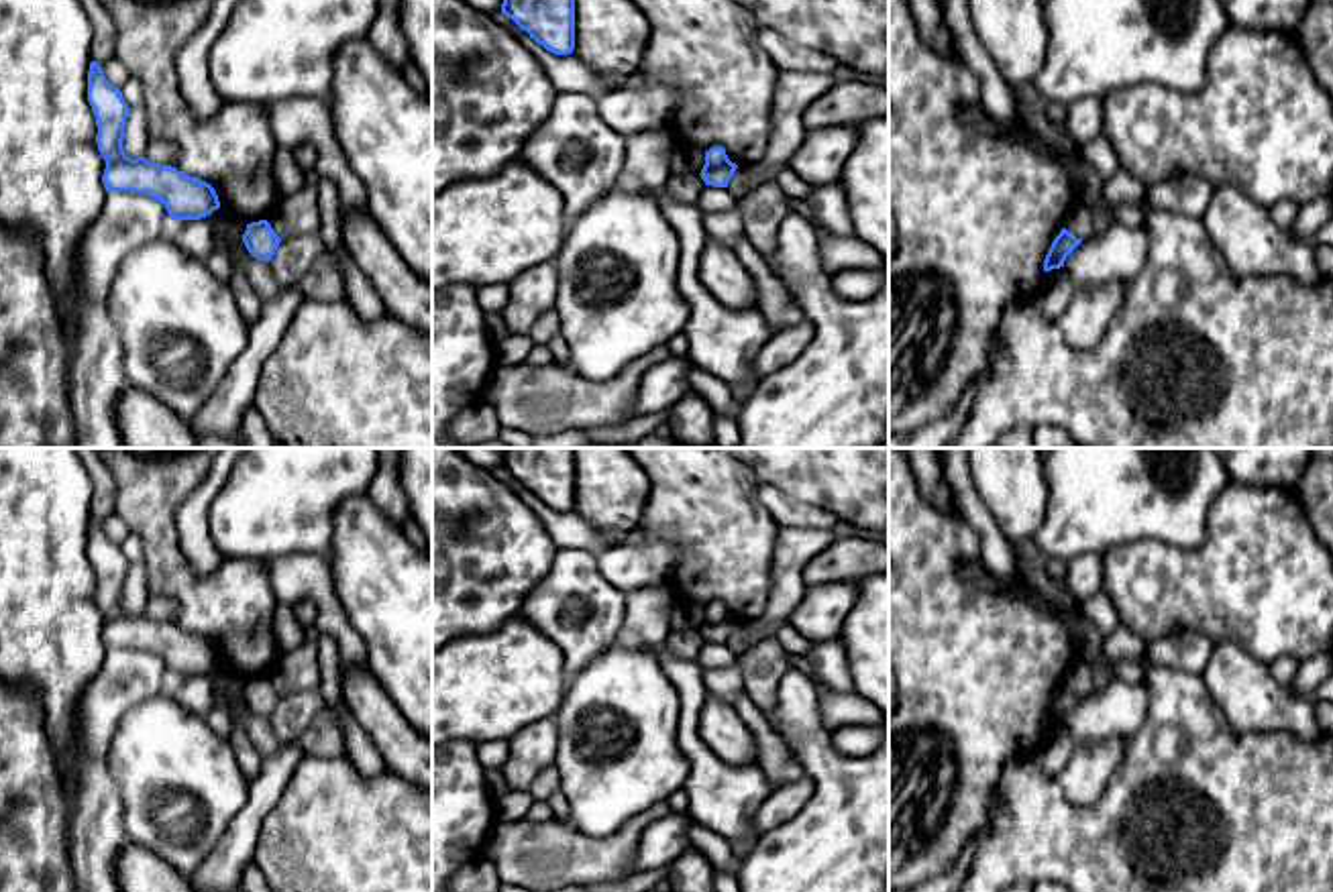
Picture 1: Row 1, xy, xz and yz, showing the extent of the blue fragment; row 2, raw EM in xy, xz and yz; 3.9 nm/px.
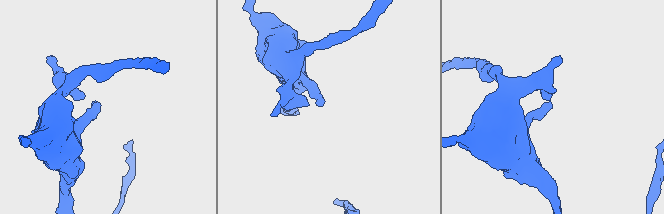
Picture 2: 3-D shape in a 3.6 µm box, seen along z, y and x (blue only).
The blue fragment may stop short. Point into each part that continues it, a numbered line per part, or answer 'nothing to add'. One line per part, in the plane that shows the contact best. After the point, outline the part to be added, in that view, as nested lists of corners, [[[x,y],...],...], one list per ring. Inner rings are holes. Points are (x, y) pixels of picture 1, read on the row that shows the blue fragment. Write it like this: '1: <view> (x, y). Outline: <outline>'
1: xy (296, 214). Outline: [[[304,185],[298,193],[283,198],[267,222],[281,240],[300,234],[318,234],[322,224],[318,187]]]

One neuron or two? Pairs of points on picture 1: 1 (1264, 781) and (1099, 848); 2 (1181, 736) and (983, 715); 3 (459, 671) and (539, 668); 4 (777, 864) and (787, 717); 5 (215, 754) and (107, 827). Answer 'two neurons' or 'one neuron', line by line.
1: one neuron
2: two neurons
3: one neuron
4: one neuron
5: two neurons

